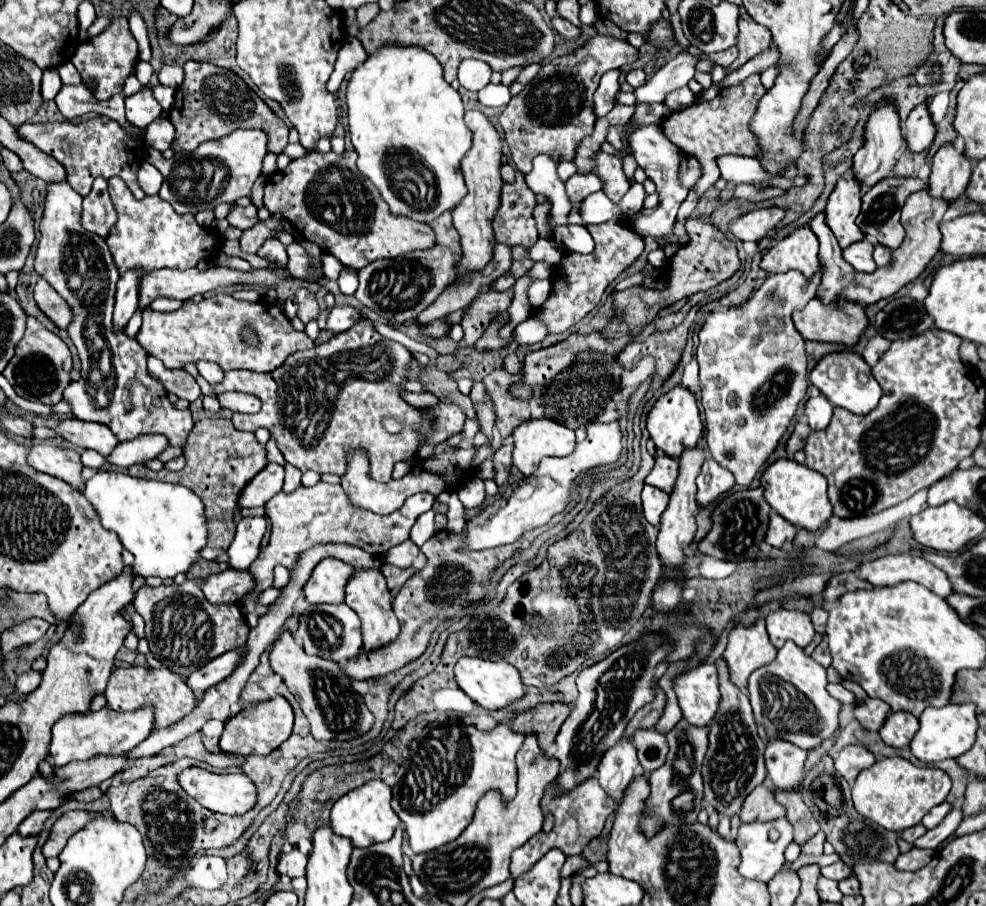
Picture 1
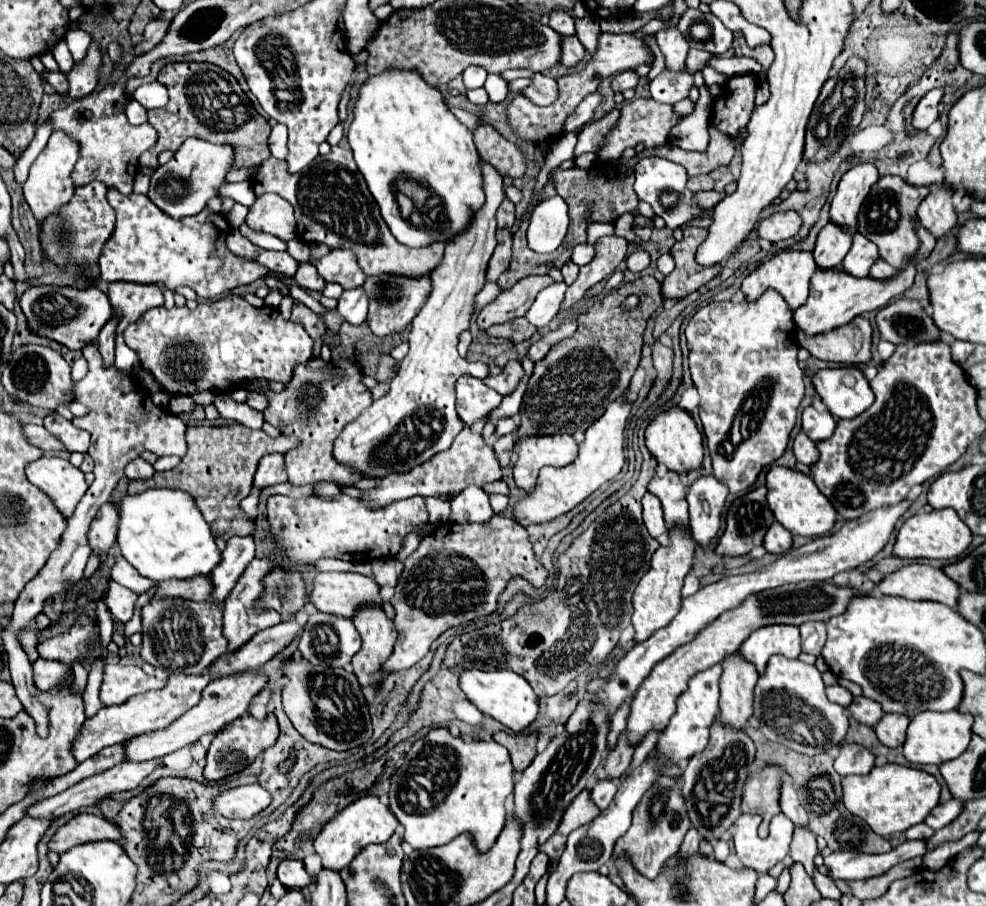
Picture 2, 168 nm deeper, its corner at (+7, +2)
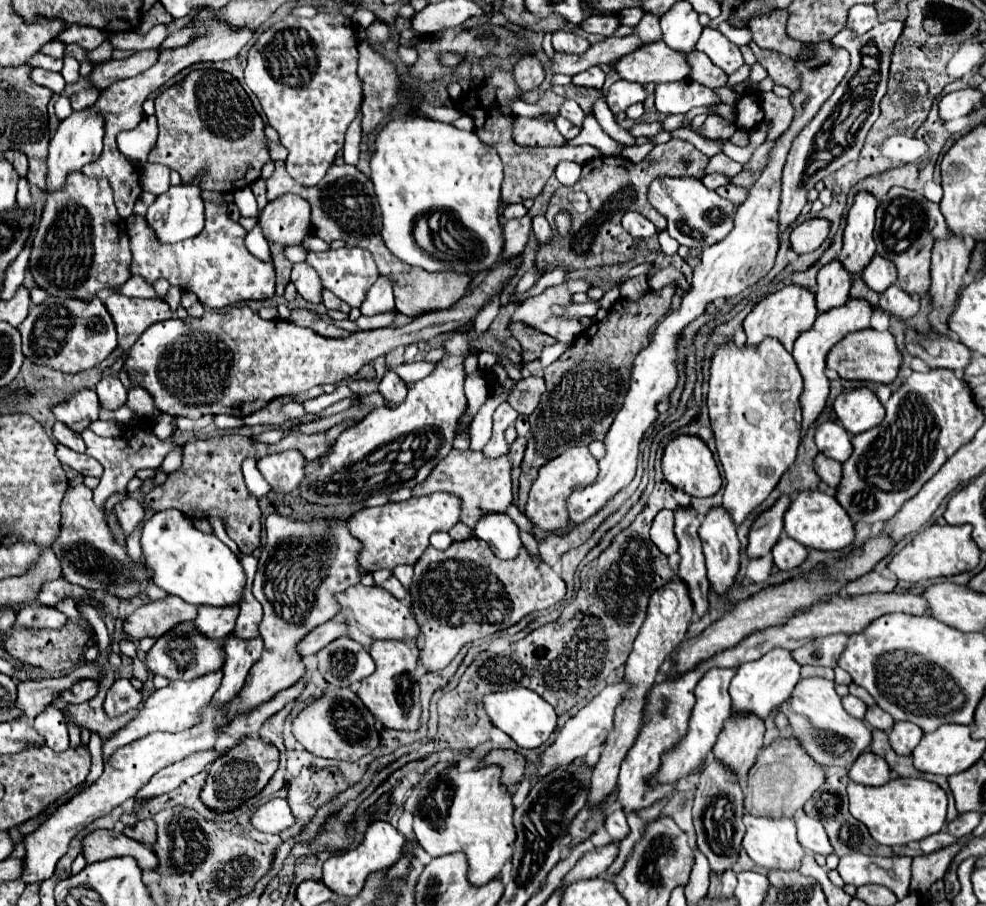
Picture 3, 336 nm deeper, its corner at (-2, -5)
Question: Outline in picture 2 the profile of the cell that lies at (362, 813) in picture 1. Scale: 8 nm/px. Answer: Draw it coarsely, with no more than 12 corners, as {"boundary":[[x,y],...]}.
{"boundary":[[378,796],[338,812],[314,840],[322,868],[340,872],[398,820]]}

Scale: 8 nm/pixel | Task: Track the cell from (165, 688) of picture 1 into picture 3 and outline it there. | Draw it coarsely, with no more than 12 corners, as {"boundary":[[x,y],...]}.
{"boundary":[[119,677],[107,691],[105,711],[121,715],[137,709],[143,689]]}

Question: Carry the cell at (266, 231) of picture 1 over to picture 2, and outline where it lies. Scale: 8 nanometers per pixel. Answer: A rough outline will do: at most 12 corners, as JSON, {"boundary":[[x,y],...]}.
{"boundary":[[276,194],[258,196],[246,216],[252,230],[296,238],[294,210]]}

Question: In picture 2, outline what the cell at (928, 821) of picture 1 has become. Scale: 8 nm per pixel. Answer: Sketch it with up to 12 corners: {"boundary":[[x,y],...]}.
{"boundary":[[950,800],[938,804],[924,820],[940,830],[960,816],[964,802]]}

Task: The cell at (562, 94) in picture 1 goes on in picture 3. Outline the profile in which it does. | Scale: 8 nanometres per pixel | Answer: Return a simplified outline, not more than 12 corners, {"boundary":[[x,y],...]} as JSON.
{"boundary":[[663,41],[615,61],[621,79],[669,83],[689,77],[685,57]]}

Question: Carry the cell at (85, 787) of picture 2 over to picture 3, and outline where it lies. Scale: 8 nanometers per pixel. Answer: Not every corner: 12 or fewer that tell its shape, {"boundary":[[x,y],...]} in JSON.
{"boundary":[[217,751],[195,753],[151,777],[135,799],[173,791],[215,761]]}

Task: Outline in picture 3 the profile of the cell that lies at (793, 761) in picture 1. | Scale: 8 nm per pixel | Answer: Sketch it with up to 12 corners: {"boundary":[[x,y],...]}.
{"boundary":[[795,813],[799,843],[819,855],[833,853],[819,819]]}

